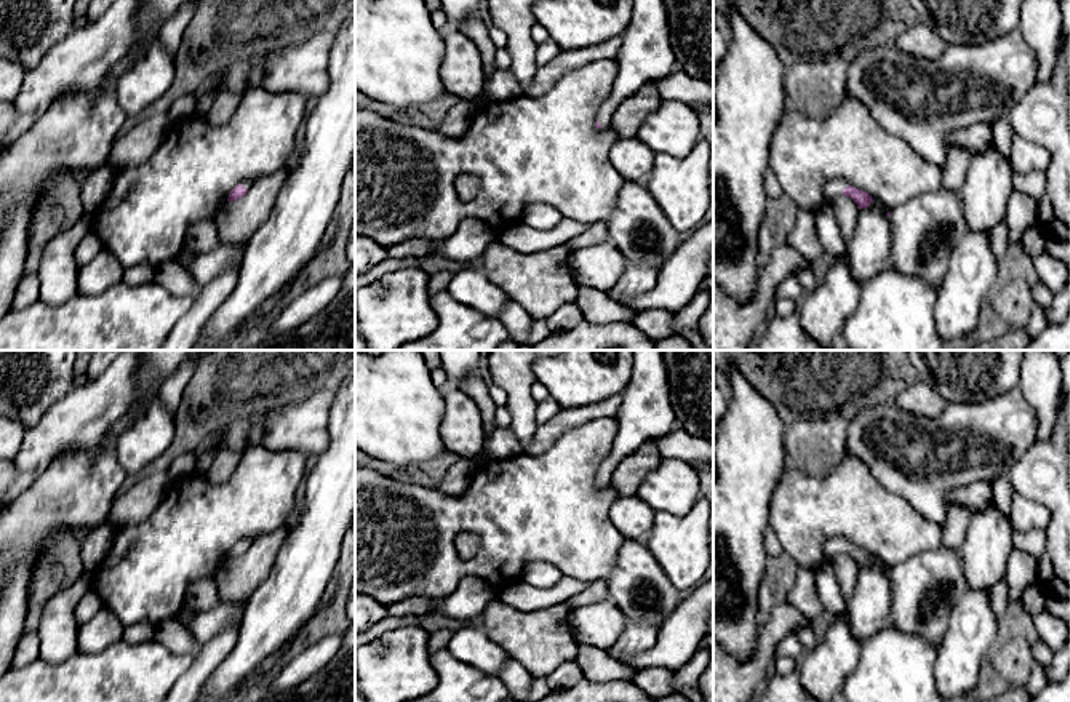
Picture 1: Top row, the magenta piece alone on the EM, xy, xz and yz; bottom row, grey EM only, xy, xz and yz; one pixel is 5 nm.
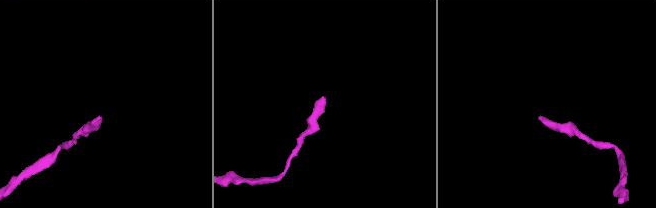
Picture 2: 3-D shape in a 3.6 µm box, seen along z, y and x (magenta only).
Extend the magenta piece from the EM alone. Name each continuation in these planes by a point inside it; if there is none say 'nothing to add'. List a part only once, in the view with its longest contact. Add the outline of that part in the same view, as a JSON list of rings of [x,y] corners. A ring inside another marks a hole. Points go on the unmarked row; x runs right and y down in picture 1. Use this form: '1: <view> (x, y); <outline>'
1: yz (832, 547); [[[828,539],[824,544],[824,555],[827,560],[835,558],[836,555],[841,553],[841,548],[848,545],[849,542],[846,539]]]

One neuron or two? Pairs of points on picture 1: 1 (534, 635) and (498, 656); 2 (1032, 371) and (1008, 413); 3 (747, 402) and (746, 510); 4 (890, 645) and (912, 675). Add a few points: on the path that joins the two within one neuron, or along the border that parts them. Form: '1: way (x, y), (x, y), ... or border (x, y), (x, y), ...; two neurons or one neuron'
1: border (482, 626), (485, 634), (512, 658); two neurons
2: border (1018, 387), (1035, 410), (1038, 424); two neurons
3: way (747, 429), (746, 483); one neuron
4: way (890, 653), (904, 667); one neuron

